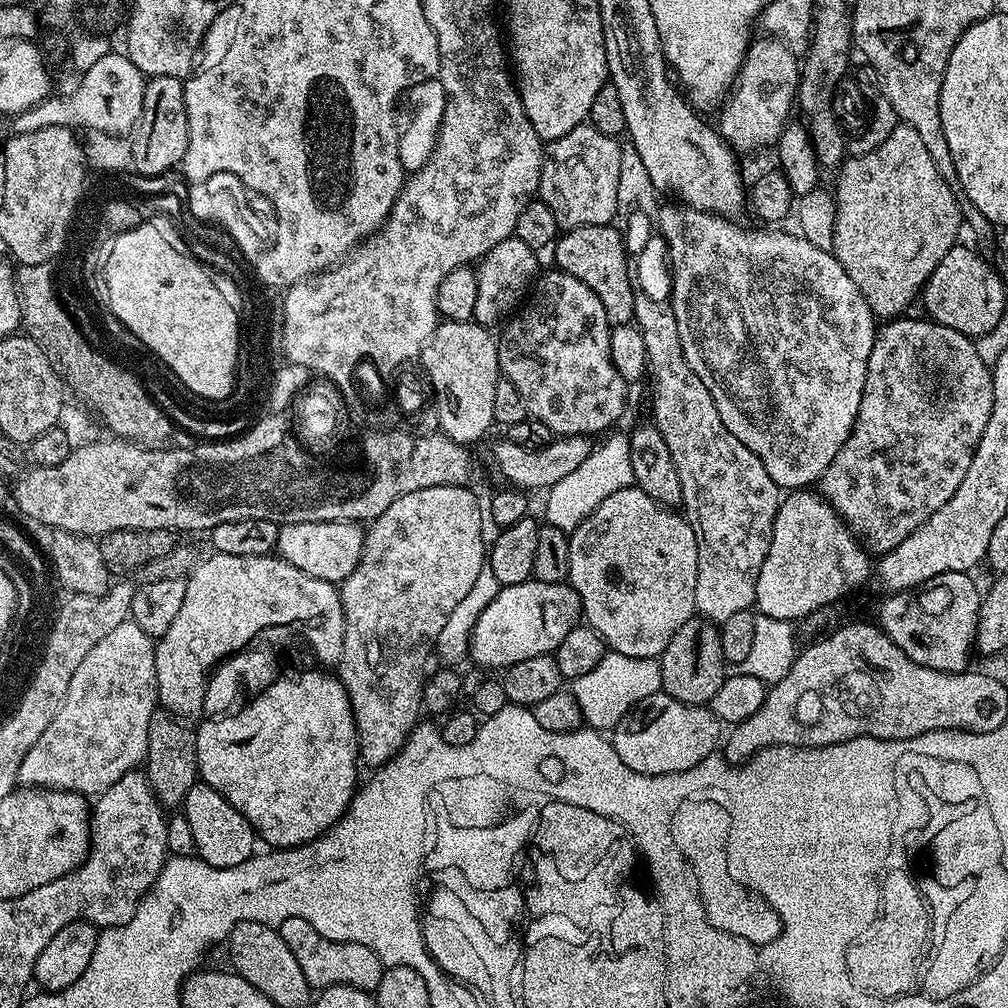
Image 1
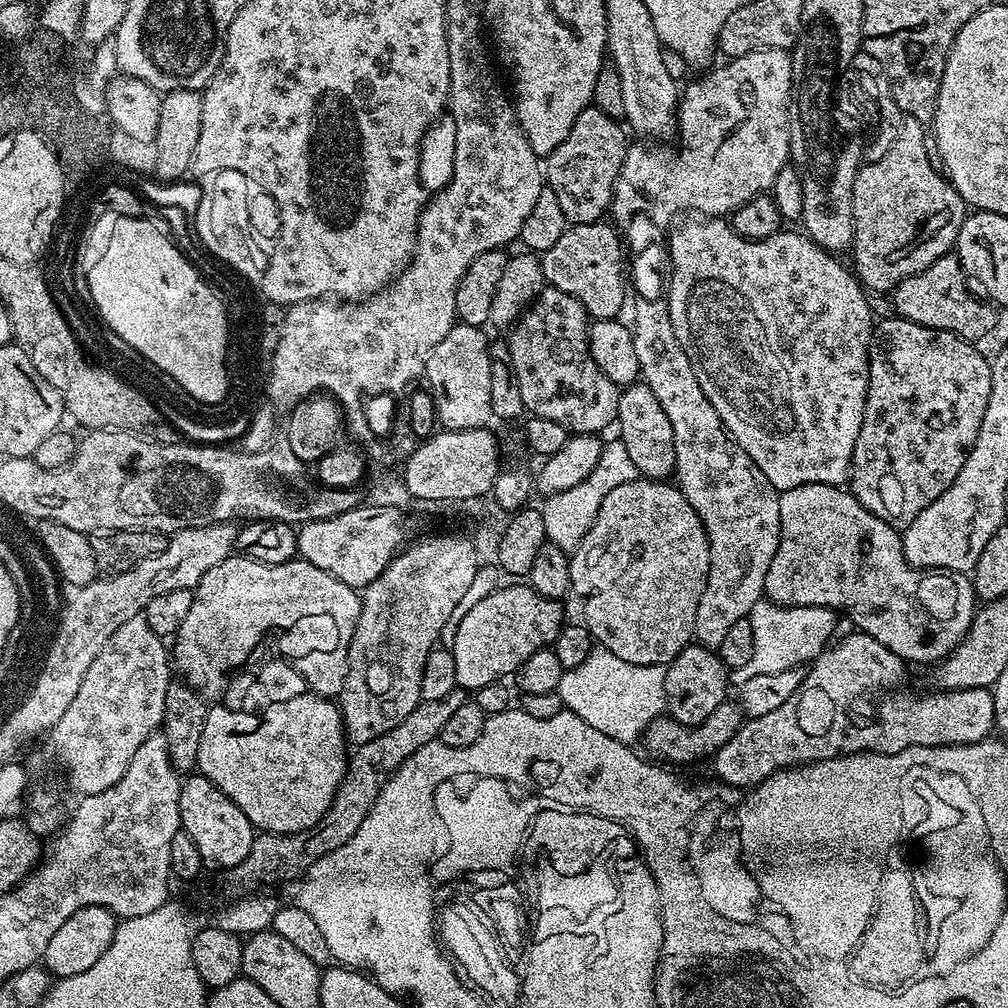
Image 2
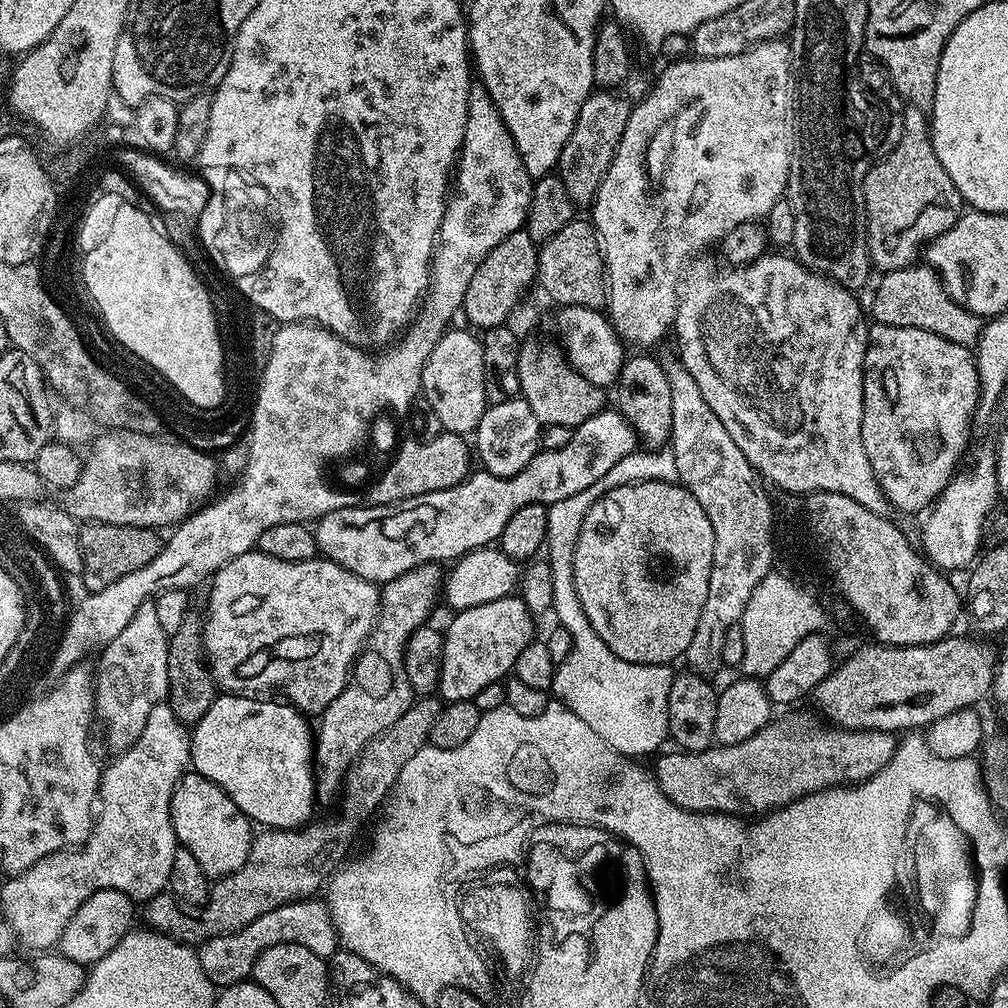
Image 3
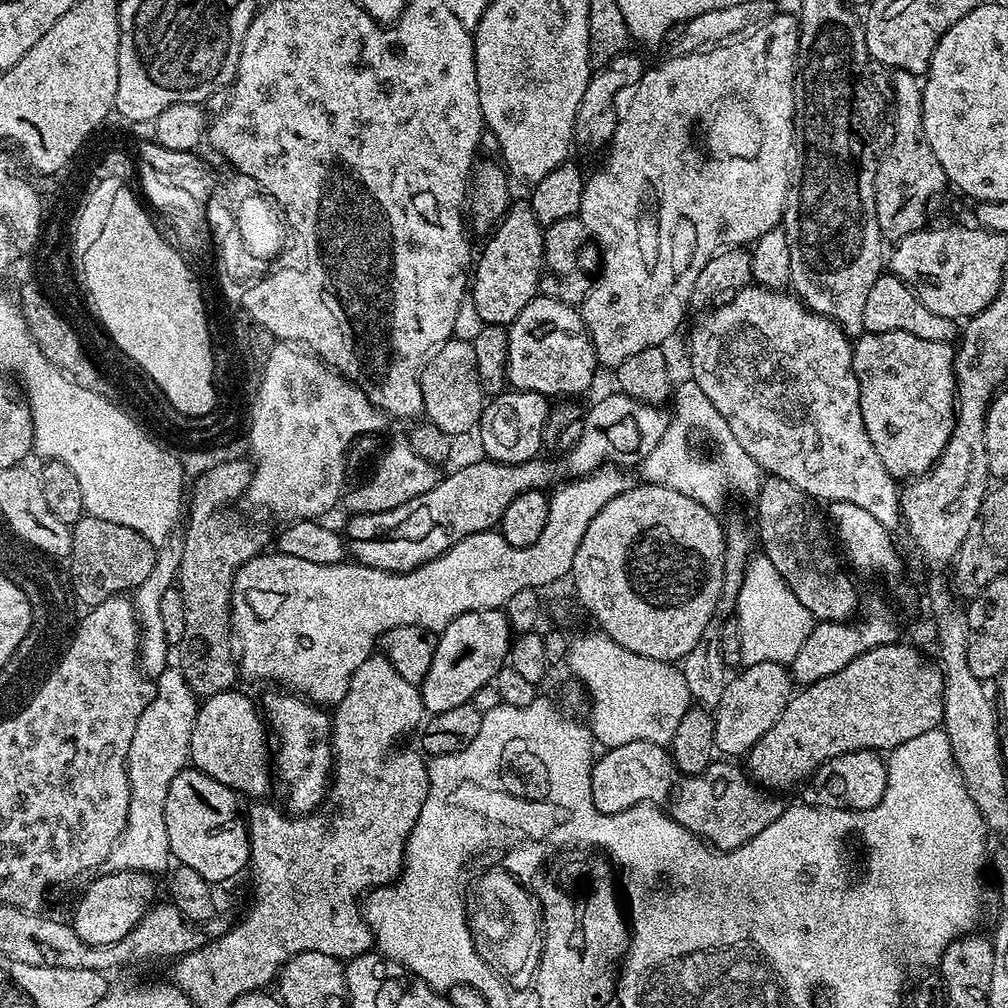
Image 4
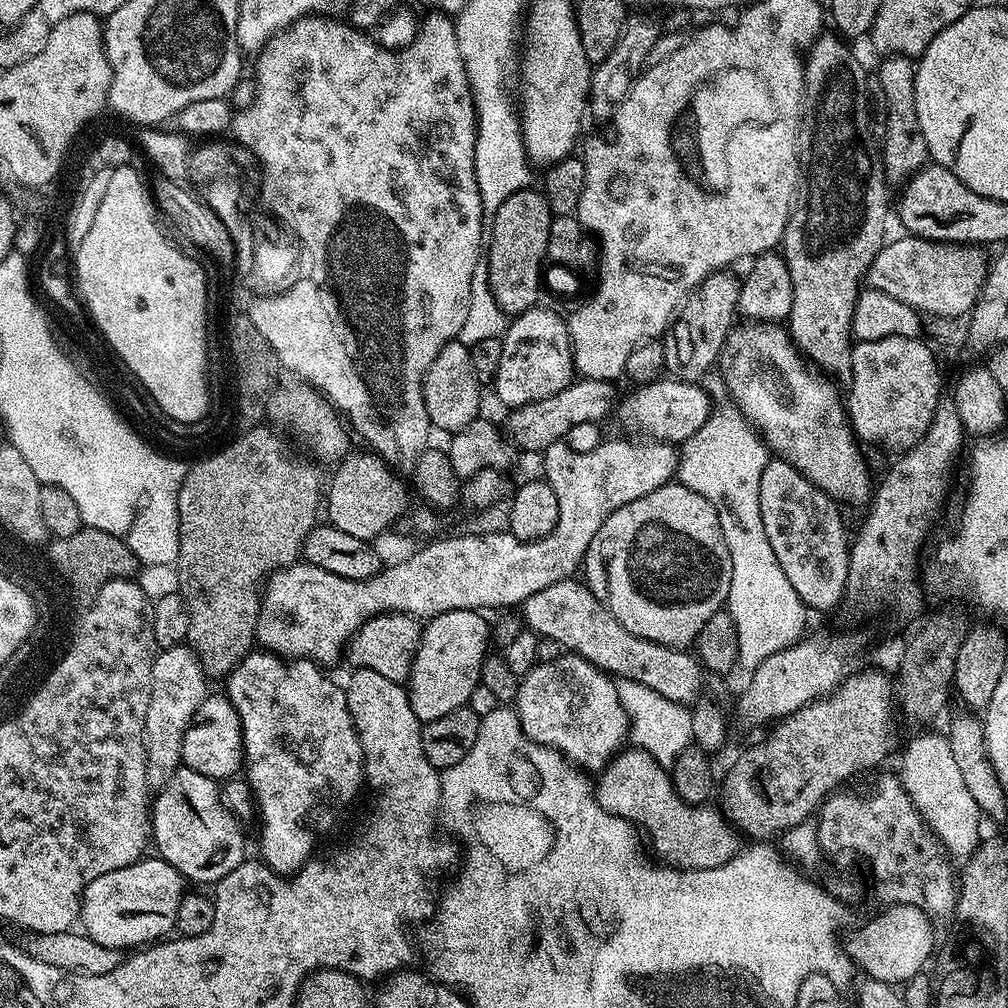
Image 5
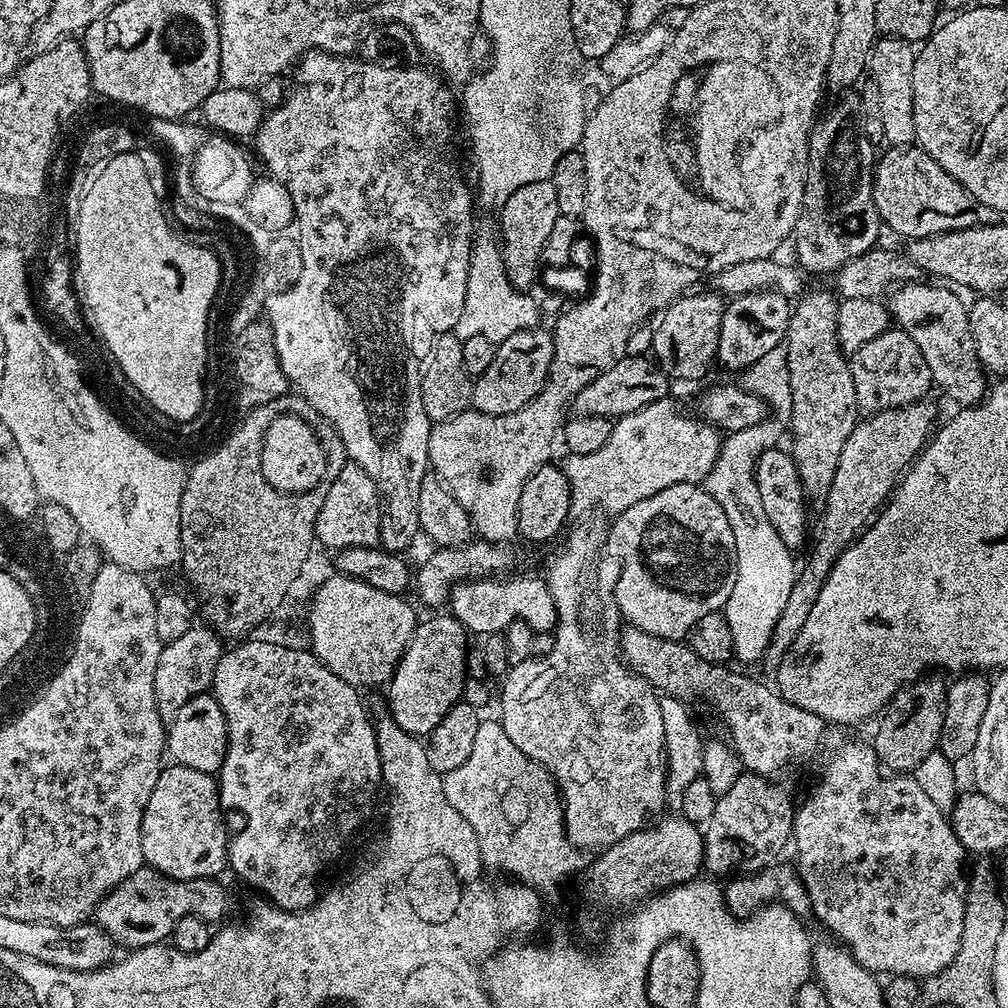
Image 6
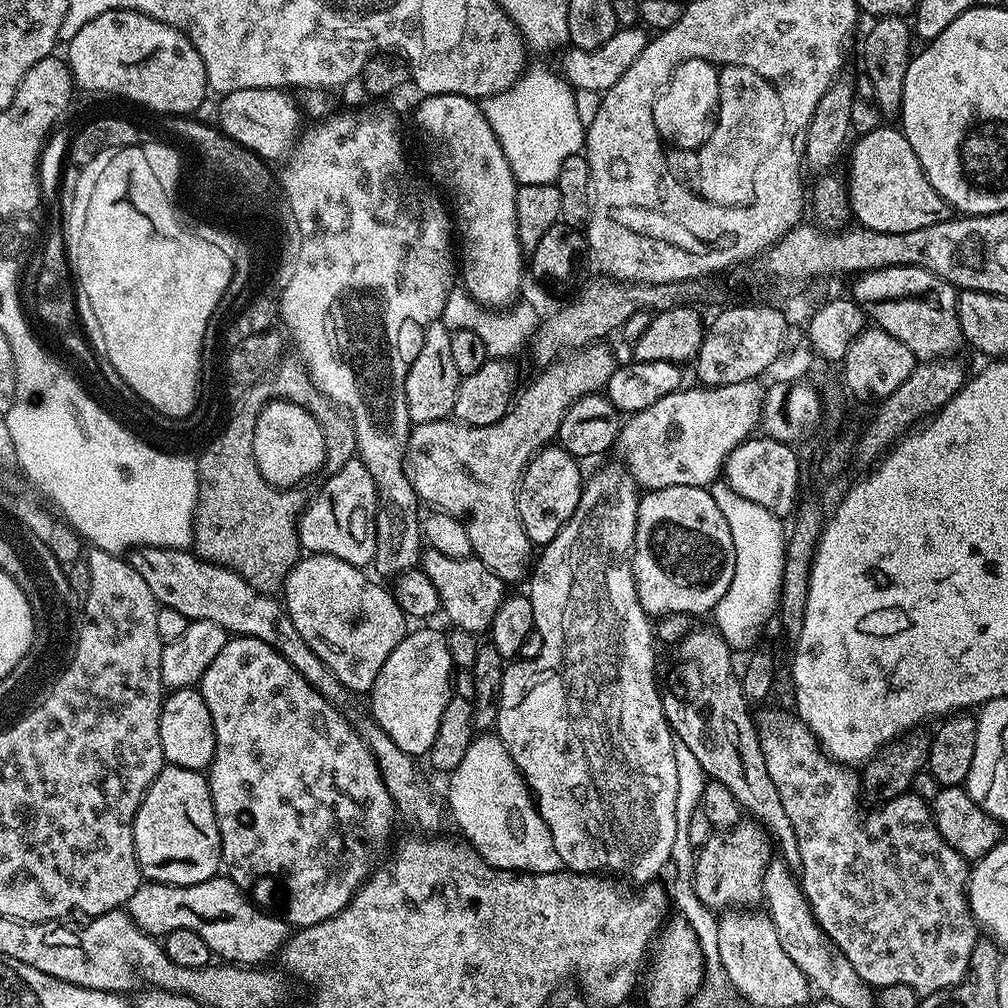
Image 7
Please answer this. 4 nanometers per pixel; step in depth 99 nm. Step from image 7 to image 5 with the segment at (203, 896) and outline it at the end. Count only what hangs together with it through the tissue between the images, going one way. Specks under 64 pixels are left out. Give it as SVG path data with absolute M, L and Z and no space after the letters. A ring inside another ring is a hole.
M148 854L130 866L122 866L122 870L110 870L110 874L94 878L80 898L78 924L84 935L102 946L136 950L167 937L175 929L178 902L185 894L184 875L170 862Z

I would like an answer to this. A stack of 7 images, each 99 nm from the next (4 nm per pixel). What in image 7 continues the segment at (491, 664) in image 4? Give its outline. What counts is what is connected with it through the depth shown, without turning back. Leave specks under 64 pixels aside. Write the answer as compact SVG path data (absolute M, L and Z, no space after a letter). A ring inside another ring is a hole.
M428 626L417 627L420 628L417 632L409 631L398 642L370 693L370 715L413 758L427 757L430 746L434 746L434 734L438 734L438 722L442 722L442 710L446 710L454 695L454 665L446 635L436 628L424 627Z

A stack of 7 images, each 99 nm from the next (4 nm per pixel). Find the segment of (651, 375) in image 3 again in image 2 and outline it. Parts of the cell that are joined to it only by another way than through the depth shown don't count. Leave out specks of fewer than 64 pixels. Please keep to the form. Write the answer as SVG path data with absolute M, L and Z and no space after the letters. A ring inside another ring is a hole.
M637 382L621 391L615 427L620 428L618 439L626 446L630 462L634 462L643 479L667 481L675 473L674 429L670 426L670 418L666 418L666 410L662 410L662 402L654 398L654 390L650 390L648 384Z

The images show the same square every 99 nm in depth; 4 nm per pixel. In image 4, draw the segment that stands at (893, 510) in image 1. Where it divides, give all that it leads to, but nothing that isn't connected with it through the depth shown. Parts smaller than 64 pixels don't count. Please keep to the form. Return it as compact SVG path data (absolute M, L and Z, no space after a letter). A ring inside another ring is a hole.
M864 332L855 337L852 345L852 371L858 378L860 409L862 418L866 422L866 434L870 434L870 442L874 450L878 450L878 458L882 458L882 466L886 466L886 470L897 482L908 482L929 472L936 464L936 459L942 454L944 447L947 446L952 427L956 424L956 354L953 345L947 340L930 342L926 338L914 338L914 334L905 332Z

